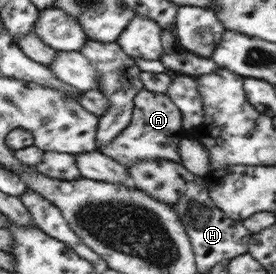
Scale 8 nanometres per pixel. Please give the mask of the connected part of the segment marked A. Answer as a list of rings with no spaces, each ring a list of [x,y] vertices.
[[[143,88],[133,99],[130,123],[109,144],[97,147],[97,150],[126,167],[136,160],[150,161],[158,158],[181,163],[178,144],[190,134],[182,127],[180,110],[168,96]]]

